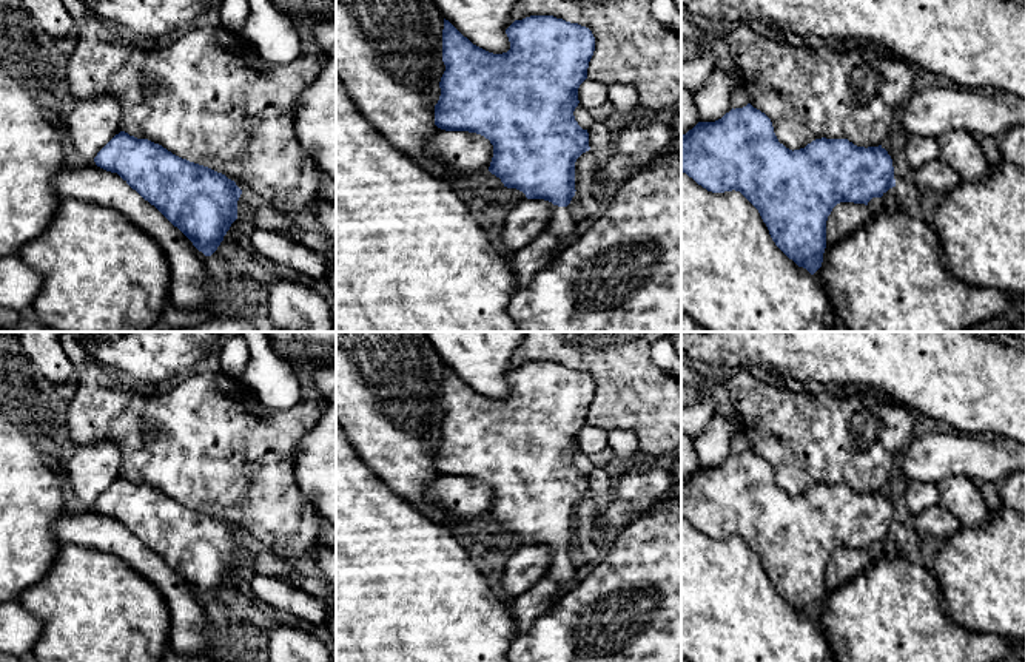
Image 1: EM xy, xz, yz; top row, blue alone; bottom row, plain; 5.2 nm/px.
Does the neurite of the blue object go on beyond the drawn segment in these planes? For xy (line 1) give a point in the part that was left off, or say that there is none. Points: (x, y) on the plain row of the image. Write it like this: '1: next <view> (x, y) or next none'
1: next none

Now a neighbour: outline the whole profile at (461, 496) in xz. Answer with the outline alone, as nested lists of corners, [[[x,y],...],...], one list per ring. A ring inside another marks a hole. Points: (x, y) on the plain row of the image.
[[[438,474],[427,488],[427,498],[435,506],[453,515],[479,520],[489,517],[493,491],[489,485],[476,478]]]

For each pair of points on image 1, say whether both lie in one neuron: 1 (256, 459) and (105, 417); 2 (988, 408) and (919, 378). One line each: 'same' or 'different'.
1: same
2: same

